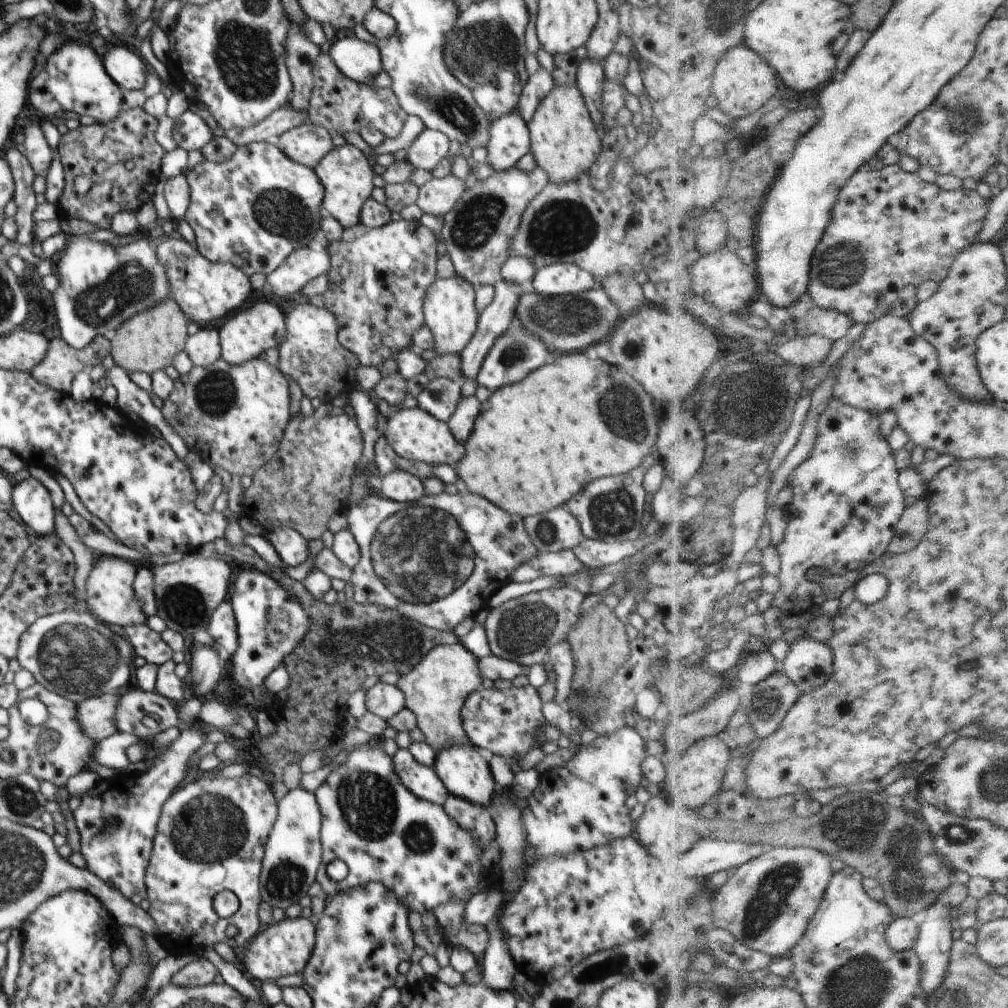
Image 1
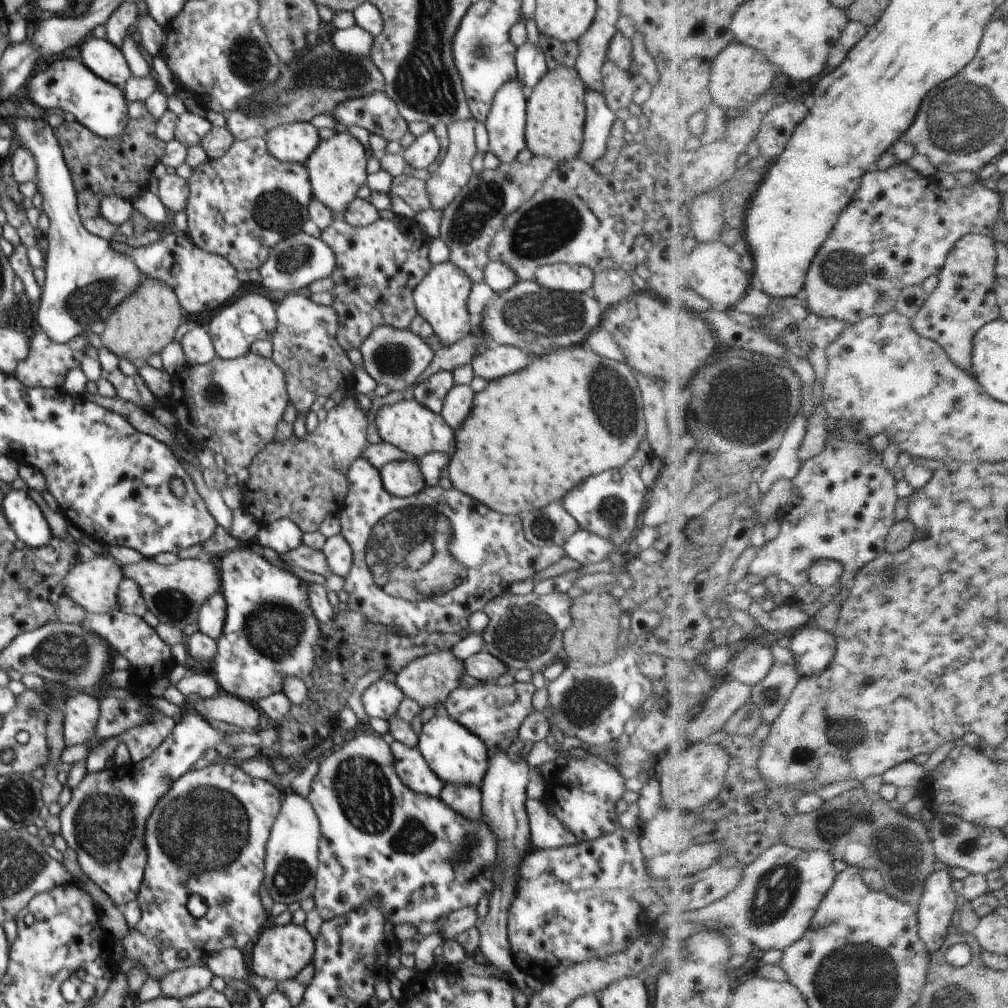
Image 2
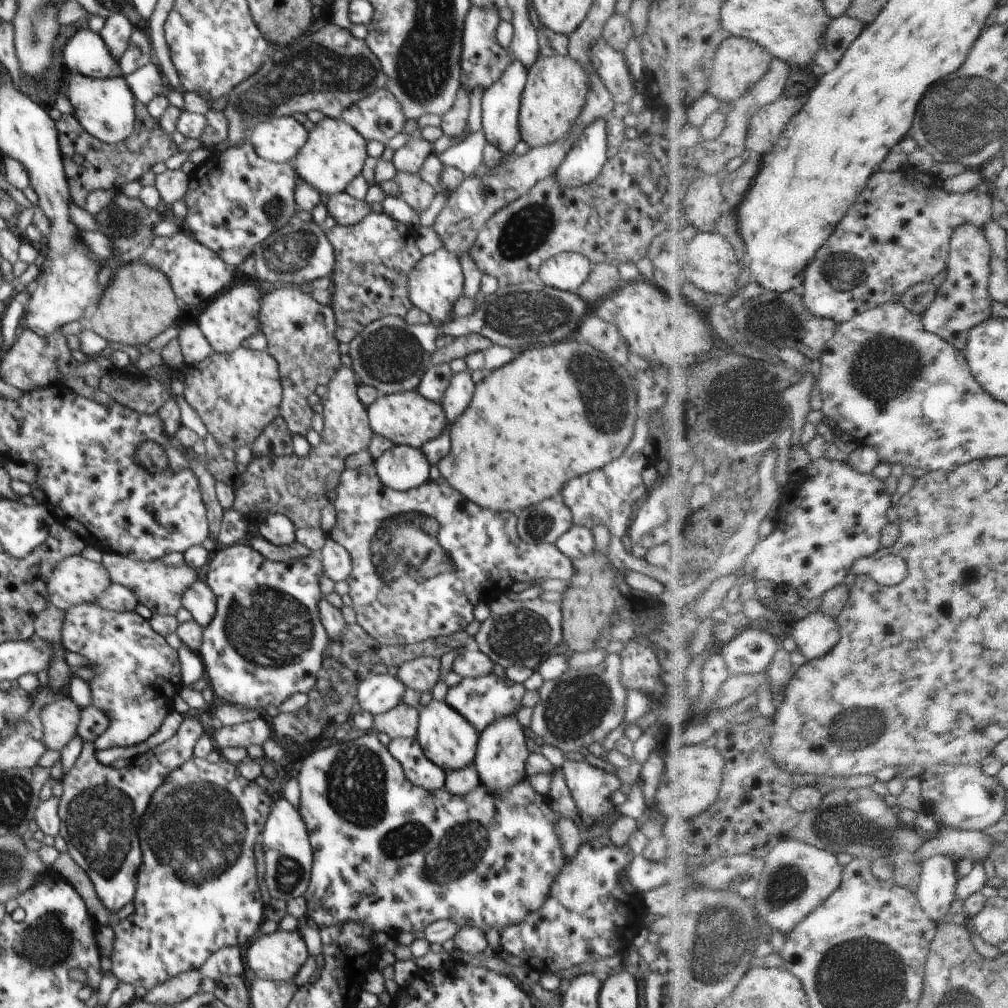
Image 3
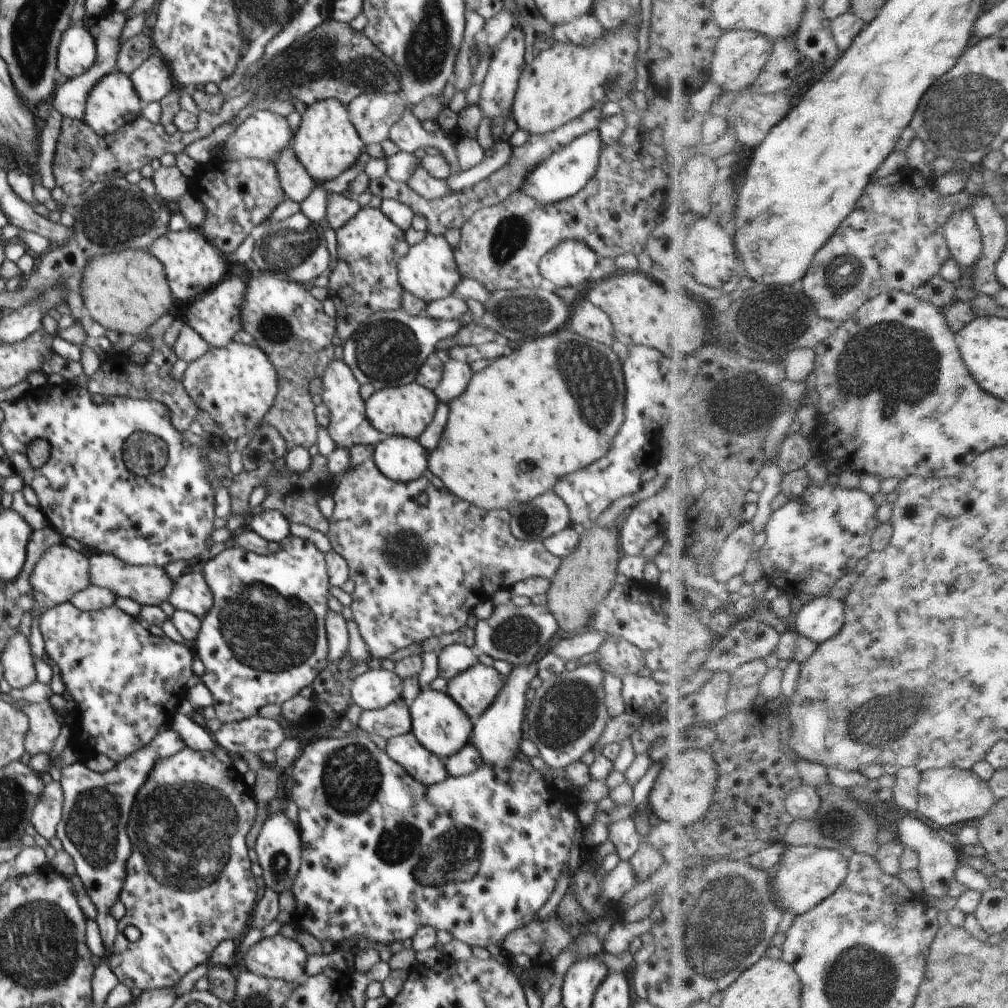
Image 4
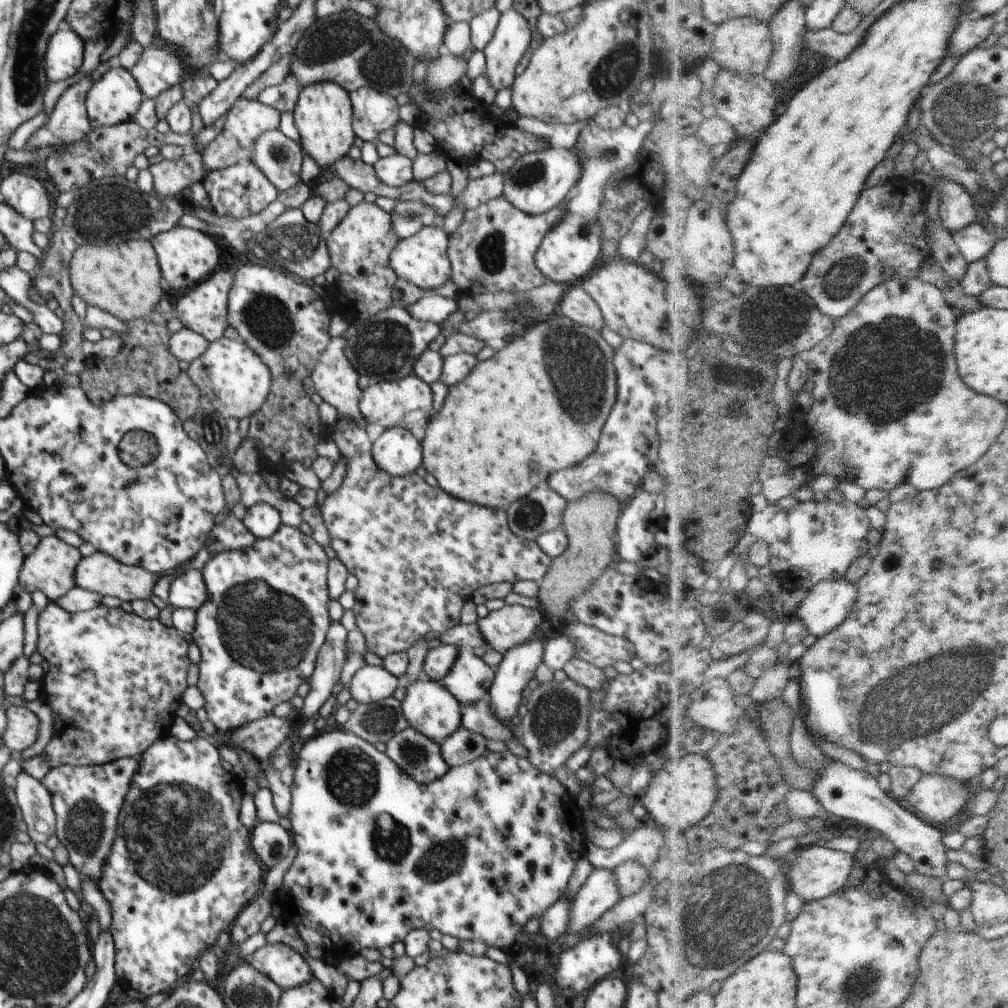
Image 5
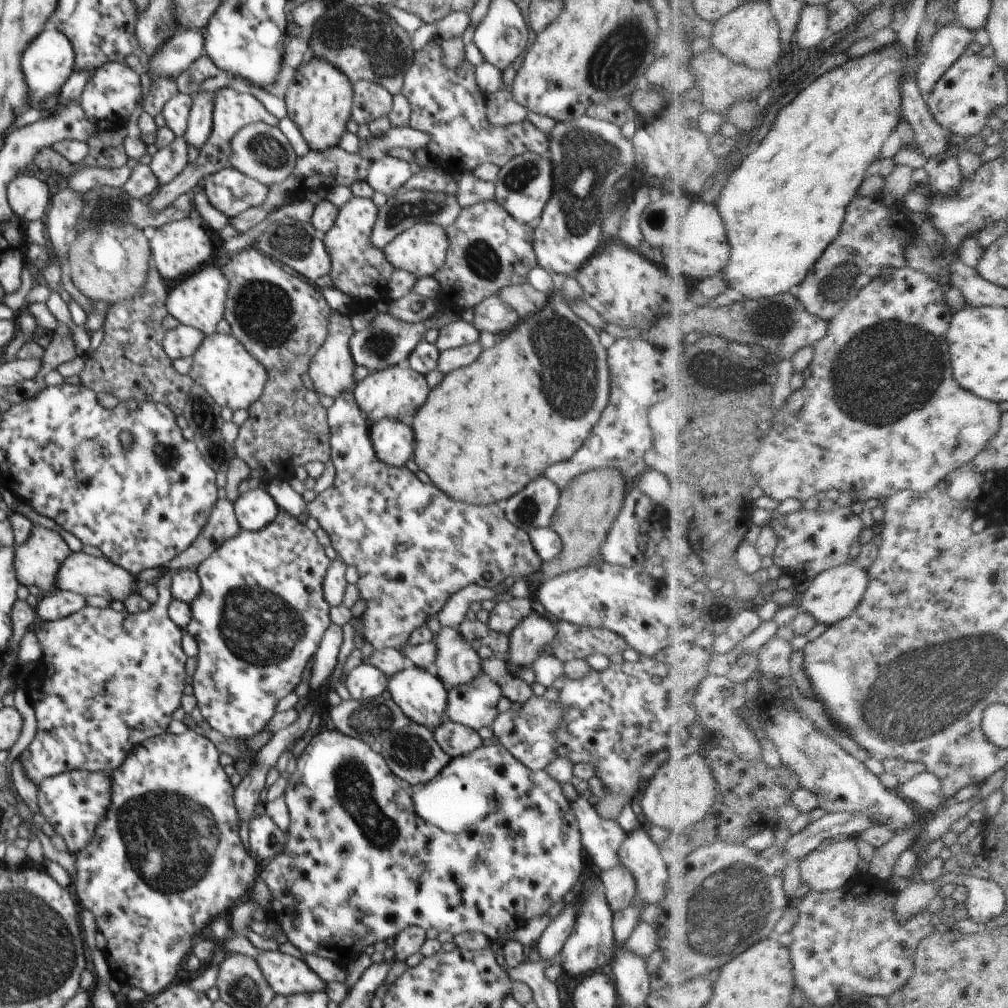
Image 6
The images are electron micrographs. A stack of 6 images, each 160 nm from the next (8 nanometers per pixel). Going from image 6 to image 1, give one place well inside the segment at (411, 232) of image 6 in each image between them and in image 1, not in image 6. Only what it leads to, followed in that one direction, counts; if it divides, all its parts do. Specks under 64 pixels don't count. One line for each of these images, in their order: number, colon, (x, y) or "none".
1: (449, 310)
2: (441, 297)
3: (436, 282)
4: (429, 271)
5: (421, 259)

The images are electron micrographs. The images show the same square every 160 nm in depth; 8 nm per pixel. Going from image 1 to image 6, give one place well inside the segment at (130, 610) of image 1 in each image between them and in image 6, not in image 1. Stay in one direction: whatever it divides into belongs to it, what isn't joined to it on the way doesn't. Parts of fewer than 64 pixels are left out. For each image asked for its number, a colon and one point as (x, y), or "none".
2: (93, 584)
3: (76, 580)
4: (61, 571)
5: (51, 568)
6: (36, 562)

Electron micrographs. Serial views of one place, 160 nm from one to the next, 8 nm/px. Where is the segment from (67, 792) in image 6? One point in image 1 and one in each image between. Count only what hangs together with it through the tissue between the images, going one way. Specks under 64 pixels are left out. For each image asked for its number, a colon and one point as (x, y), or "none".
1: (116, 820)
2: (104, 821)
3: (100, 810)
4: (96, 807)
5: (86, 800)

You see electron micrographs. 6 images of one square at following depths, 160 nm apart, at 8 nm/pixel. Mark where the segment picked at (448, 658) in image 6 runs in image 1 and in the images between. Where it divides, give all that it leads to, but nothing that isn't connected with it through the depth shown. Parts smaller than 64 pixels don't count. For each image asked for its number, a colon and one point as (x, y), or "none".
1: (505, 722)
2: (494, 713)
3: (481, 701)
4: (474, 690)
5: (469, 680)

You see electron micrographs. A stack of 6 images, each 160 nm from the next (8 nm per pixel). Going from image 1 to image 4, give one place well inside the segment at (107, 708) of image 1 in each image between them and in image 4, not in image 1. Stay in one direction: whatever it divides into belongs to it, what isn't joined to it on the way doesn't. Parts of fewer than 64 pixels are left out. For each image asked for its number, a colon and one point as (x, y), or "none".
2: (81, 712)
3: (60, 719)
4: (43, 725)

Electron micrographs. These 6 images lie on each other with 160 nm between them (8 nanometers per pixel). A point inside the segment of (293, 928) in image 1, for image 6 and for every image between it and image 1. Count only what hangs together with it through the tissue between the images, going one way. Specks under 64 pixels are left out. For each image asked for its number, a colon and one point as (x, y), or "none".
2: (280, 953)
3: (278, 956)
4: (282, 958)
5: (284, 965)
6: (286, 975)

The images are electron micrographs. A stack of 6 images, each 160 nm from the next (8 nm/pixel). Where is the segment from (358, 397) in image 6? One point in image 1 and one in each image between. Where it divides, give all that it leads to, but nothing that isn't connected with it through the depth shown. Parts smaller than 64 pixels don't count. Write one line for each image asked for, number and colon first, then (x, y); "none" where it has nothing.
1: (414, 434)
2: (409, 426)
3: (406, 418)
4: (407, 410)
5: (407, 402)

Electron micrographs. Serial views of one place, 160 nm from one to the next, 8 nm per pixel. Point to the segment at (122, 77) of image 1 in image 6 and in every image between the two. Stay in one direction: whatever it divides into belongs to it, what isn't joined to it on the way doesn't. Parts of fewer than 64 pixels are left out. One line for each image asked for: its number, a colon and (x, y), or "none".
2: (103, 58)
3: (86, 53)
4: (76, 52)
5: (63, 57)
6: (48, 62)

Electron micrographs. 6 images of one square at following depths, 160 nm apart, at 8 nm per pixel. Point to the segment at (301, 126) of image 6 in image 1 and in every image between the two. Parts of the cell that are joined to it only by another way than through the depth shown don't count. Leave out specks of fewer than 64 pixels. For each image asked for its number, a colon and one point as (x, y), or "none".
1: (347, 178)
2: (337, 168)
3: (334, 154)
4: (327, 144)
5: (323, 115)

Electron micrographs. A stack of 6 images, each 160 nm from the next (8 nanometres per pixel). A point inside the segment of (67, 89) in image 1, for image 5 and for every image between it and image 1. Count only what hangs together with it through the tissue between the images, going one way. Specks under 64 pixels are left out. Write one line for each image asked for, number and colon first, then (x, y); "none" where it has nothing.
2: (69, 85)
3: (105, 107)
4: (113, 102)
5: (116, 97)

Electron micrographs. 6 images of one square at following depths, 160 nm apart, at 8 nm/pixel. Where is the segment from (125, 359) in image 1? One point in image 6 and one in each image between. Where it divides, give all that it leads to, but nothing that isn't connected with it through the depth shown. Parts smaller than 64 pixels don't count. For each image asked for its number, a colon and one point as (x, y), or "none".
2: (144, 323)
3: (139, 304)
4: (127, 292)
5: (124, 279)
6: (110, 262)

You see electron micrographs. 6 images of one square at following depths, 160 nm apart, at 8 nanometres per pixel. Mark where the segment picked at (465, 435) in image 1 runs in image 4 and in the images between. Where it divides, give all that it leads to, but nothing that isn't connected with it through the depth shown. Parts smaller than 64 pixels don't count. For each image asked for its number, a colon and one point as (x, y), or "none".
2: (458, 403)
3: (456, 398)
4: (457, 374)

